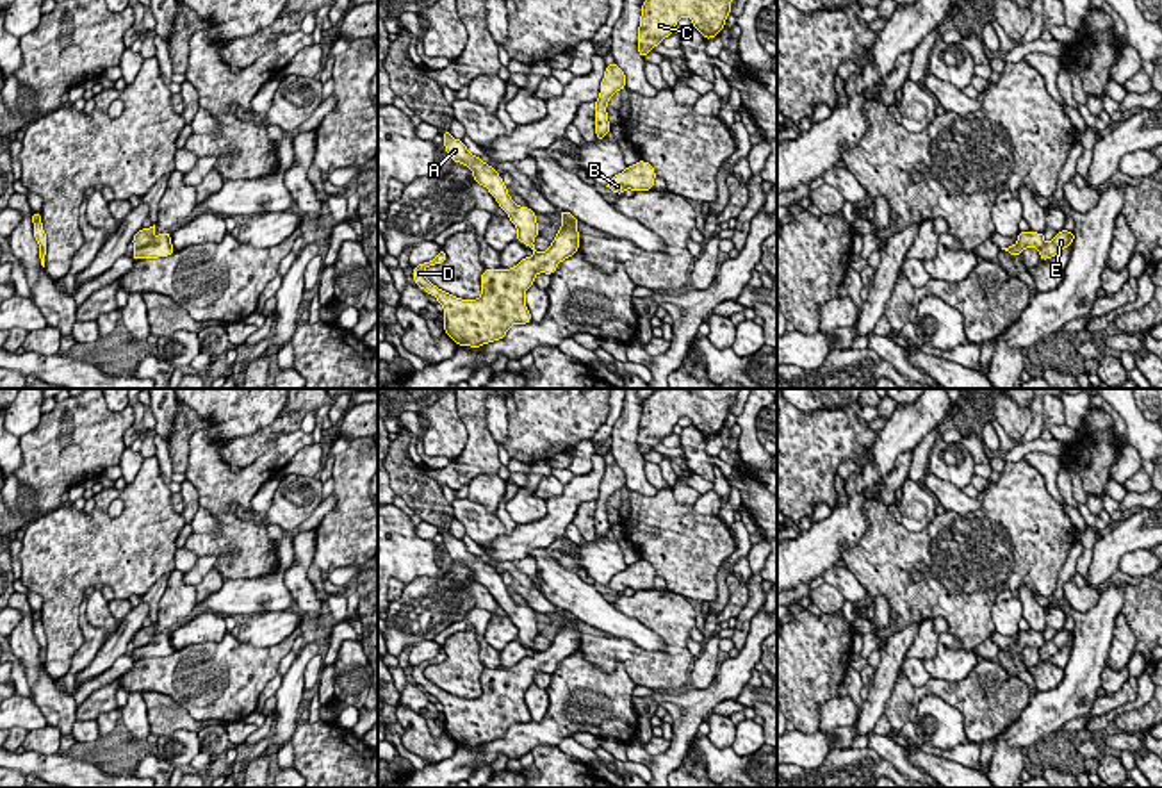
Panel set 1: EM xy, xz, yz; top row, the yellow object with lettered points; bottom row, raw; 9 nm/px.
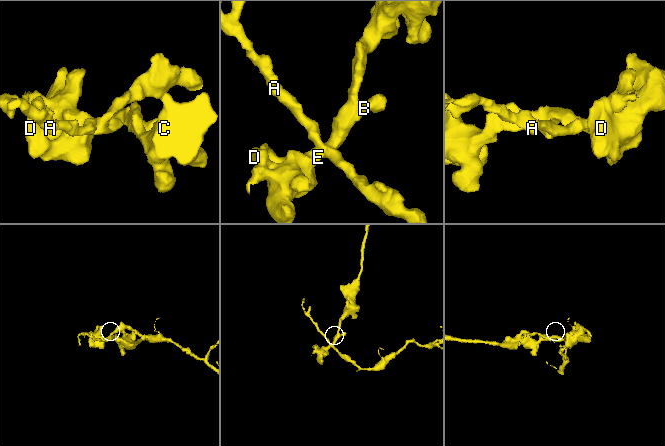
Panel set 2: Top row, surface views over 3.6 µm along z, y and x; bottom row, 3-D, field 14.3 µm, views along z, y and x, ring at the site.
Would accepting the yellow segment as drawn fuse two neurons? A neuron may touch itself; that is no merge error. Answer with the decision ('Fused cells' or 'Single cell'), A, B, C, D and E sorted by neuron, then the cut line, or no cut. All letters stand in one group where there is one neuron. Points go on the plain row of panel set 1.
Fused cells. Groups: A / B C D E. Split along xy (154, 639), (136, 648)

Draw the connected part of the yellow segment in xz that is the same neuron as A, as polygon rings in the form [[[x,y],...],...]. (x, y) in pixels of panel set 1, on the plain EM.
[[[442,531],[444,546],[453,562],[462,562],[472,570],[474,581],[487,587],[495,597],[499,606],[508,613],[510,620],[517,628],[517,640],[524,642],[536,653],[535,636],[540,635],[536,613],[529,606],[517,604],[508,594],[501,574],[479,556],[472,554],[463,540],[454,538],[451,531]]]

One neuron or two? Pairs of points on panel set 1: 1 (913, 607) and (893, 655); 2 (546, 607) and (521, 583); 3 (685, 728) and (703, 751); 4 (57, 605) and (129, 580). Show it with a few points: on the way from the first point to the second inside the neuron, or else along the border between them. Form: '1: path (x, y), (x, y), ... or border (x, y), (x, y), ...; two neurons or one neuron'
1: border (918, 623), (909, 623), (884, 639); two neurons
2: path (540, 603), (526, 589); one neuron
3: border (697, 735), (692, 740); two neurons
4: path (75, 587), (86, 576), (111, 576); one neuron

